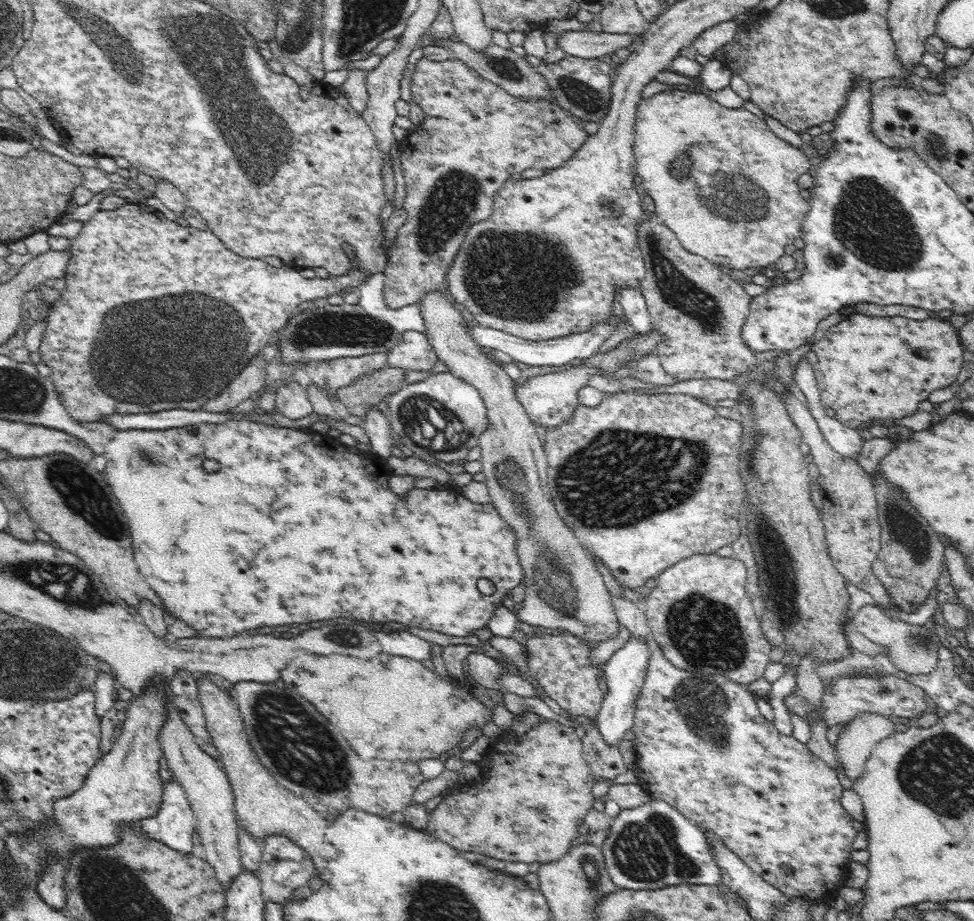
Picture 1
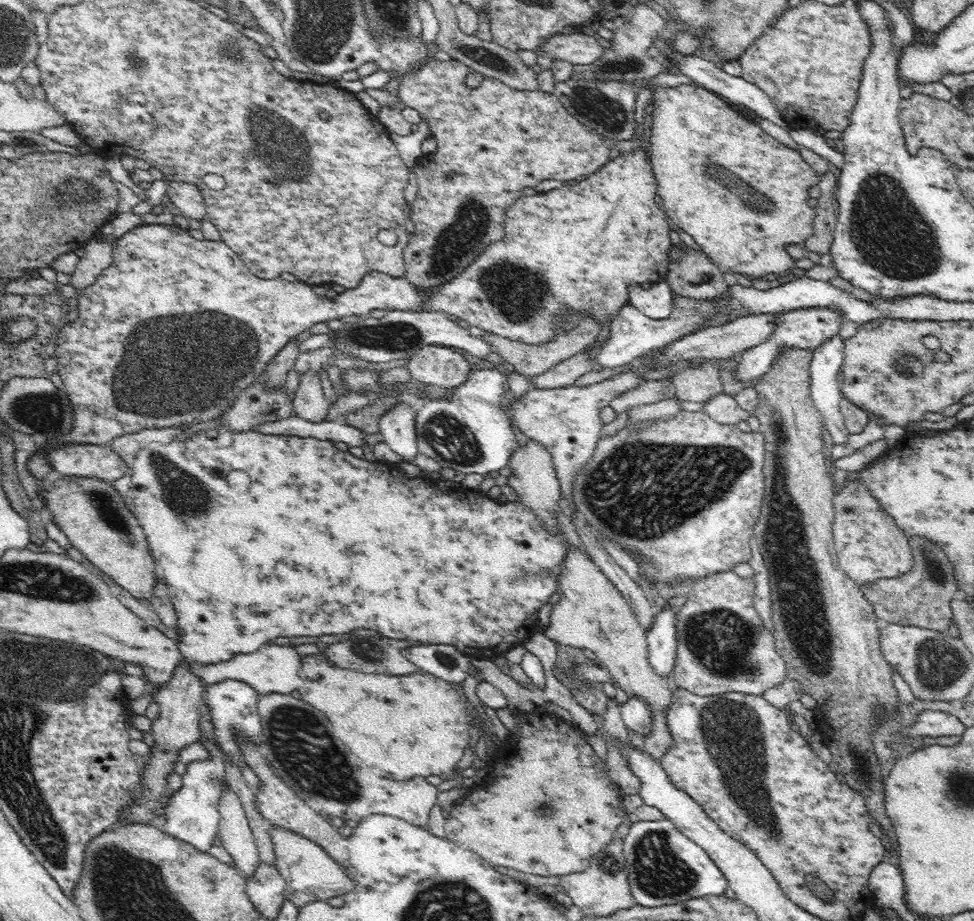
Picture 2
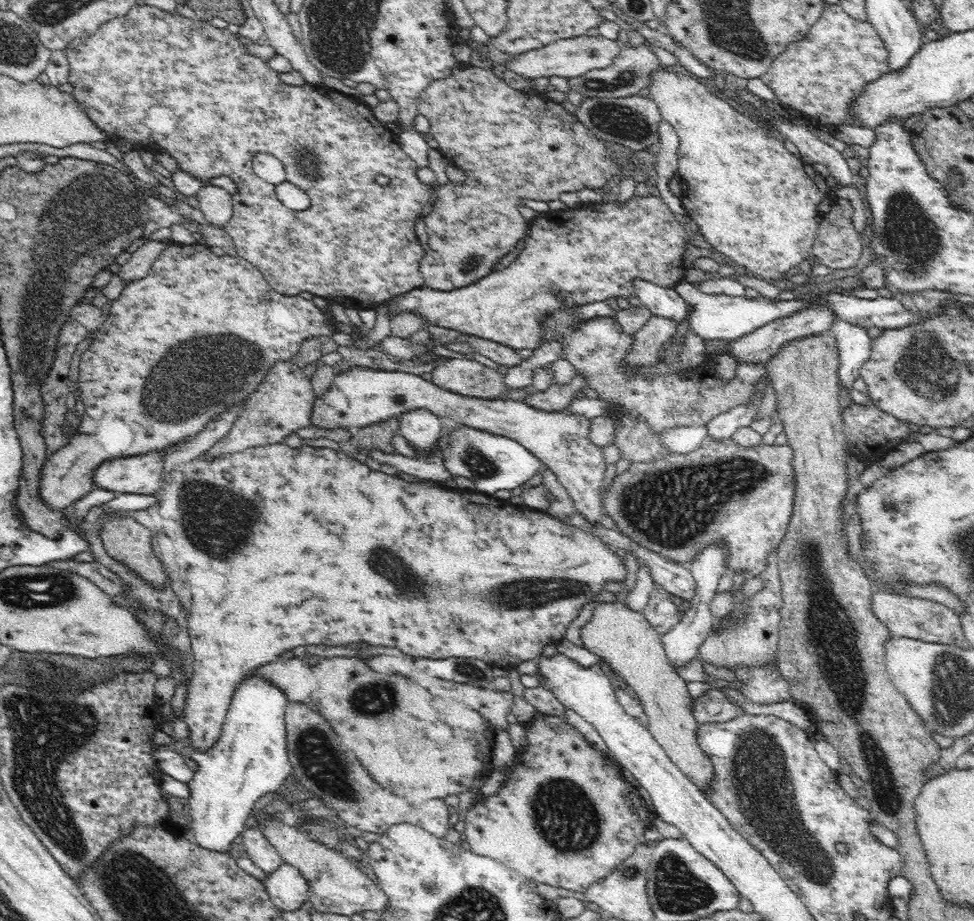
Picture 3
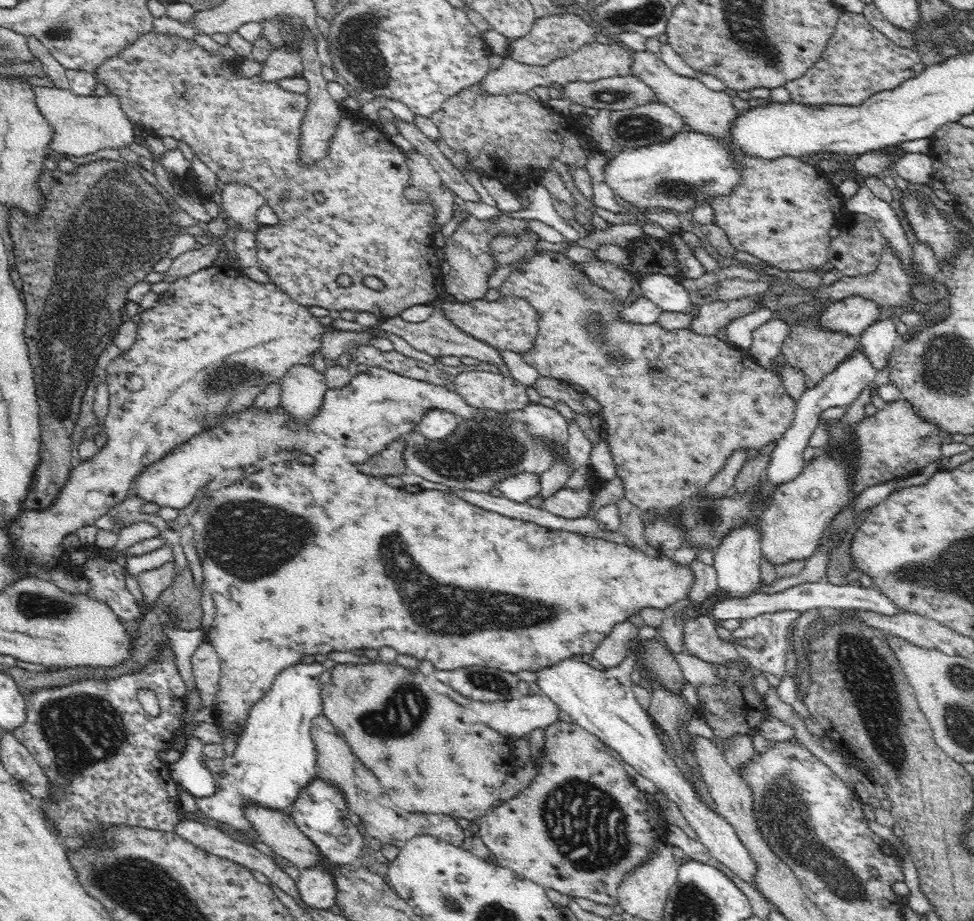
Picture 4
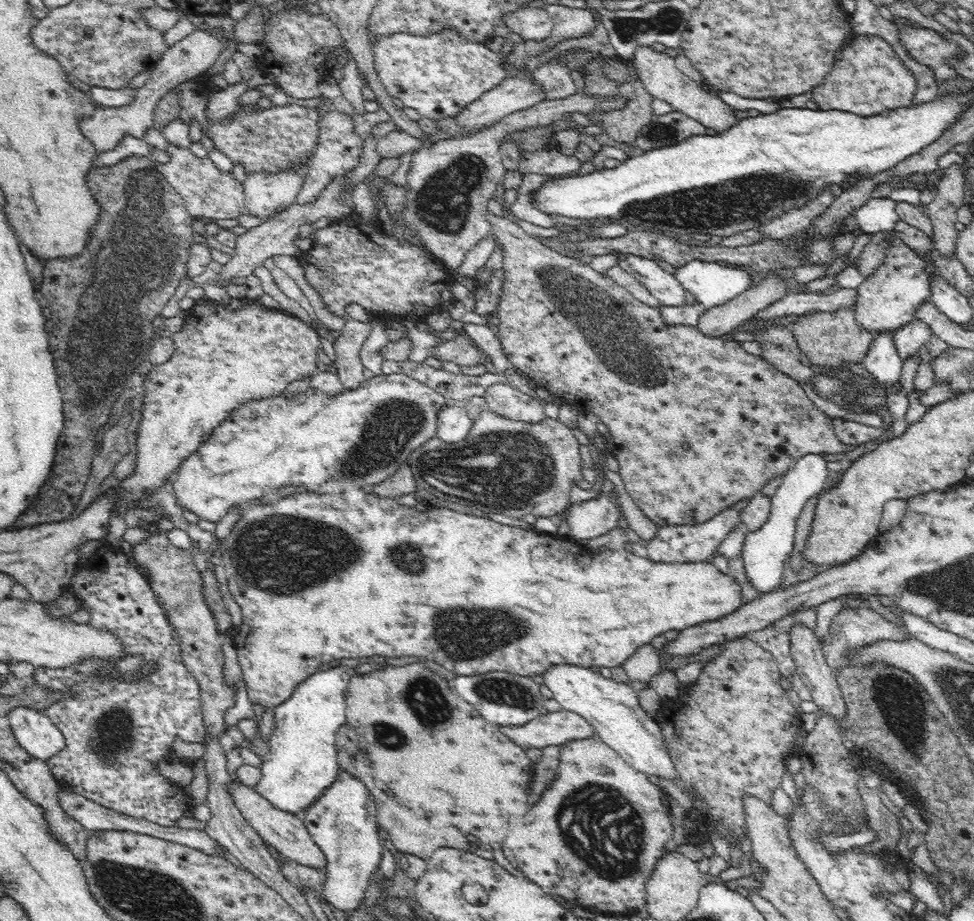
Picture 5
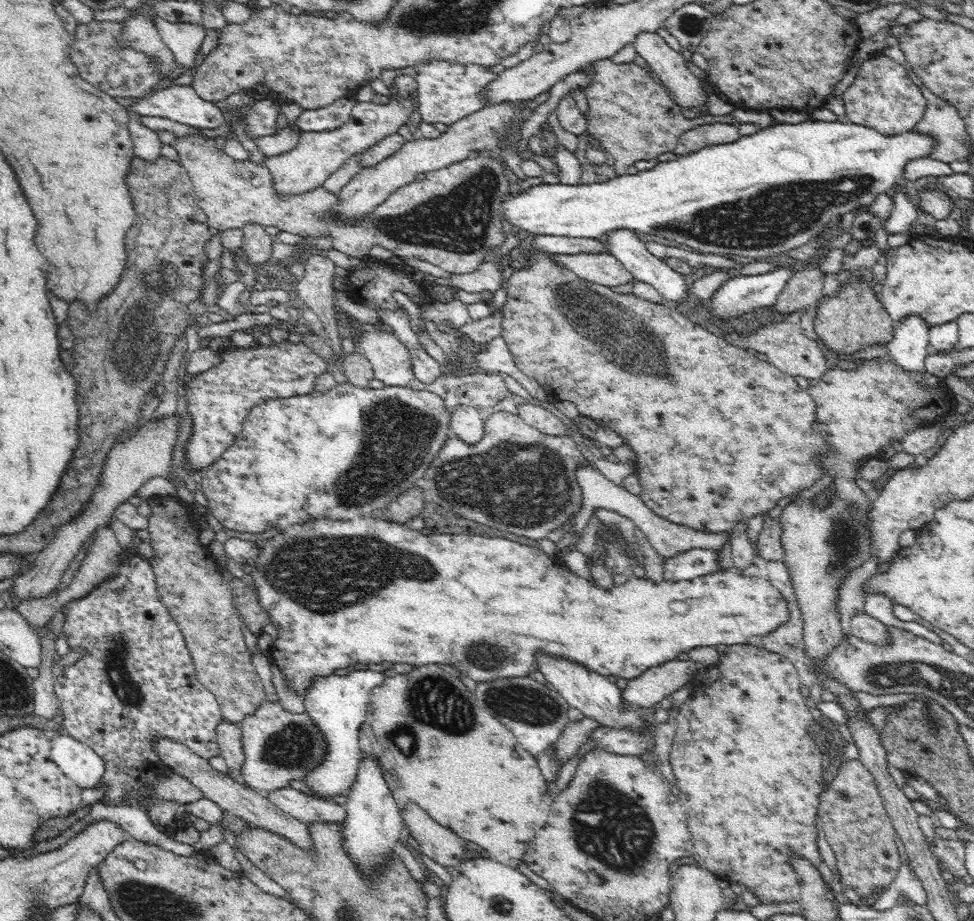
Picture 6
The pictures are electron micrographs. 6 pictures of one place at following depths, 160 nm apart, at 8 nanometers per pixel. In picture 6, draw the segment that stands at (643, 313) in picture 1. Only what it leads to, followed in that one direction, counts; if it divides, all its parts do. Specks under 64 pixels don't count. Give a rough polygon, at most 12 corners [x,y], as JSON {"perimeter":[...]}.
{"perimeter":[[636,231],[608,233],[607,251],[638,281],[668,300],[685,300],[684,270],[675,271]]}

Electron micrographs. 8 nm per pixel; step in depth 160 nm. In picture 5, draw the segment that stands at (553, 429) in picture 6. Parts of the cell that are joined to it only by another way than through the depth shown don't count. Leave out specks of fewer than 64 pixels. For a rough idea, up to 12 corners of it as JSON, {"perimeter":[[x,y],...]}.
{"perimeter":[[516,387],[486,389],[482,407],[530,424],[546,420],[544,403]]}

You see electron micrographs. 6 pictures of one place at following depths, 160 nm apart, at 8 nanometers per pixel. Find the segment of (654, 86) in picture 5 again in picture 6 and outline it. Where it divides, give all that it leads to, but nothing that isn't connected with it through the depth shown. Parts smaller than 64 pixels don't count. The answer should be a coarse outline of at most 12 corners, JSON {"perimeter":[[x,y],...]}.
{"perimeter":[[657,32],[633,42],[683,108],[704,108],[702,82]]}

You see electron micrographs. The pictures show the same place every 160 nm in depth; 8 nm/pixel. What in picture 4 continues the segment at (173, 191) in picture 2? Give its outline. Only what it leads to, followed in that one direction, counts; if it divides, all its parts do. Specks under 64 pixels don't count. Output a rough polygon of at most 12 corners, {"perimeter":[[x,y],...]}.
{"perimeter":[[243,182],[225,184],[222,206],[244,227],[256,224],[265,196]]}

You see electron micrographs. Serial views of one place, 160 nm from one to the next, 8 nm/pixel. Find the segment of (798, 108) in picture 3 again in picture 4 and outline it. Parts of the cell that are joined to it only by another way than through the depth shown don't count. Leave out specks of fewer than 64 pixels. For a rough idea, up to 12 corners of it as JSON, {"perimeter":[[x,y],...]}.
{"perimeter":[[860,13],[786,85],[808,107],[860,105],[923,68]]}

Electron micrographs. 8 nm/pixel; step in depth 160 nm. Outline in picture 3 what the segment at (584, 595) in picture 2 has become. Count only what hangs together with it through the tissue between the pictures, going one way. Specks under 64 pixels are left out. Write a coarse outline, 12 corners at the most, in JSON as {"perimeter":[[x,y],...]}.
{"perimeter":[[598,601],[590,652],[628,682],[648,730],[709,799],[693,698],[642,613]]}

